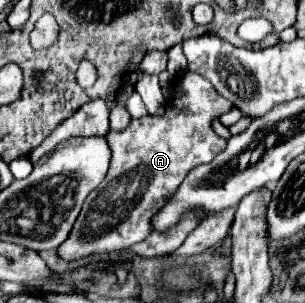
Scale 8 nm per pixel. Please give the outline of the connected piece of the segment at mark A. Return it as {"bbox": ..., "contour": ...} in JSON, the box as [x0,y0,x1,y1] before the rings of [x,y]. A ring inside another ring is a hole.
{"bbox":[57,72,233,262],"contour":[[[185,72],[175,88],[183,94],[175,94],[169,100],[167,116],[141,116],[131,120],[125,130],[109,130],[109,172],[85,198],[71,234],[57,248],[57,256],[65,262],[77,262],[91,254],[109,254],[145,240],[151,234],[151,216],[179,188],[183,176],[223,152],[227,140],[213,132],[211,120],[231,110],[233,104],[219,96],[211,82],[195,72]]]}

